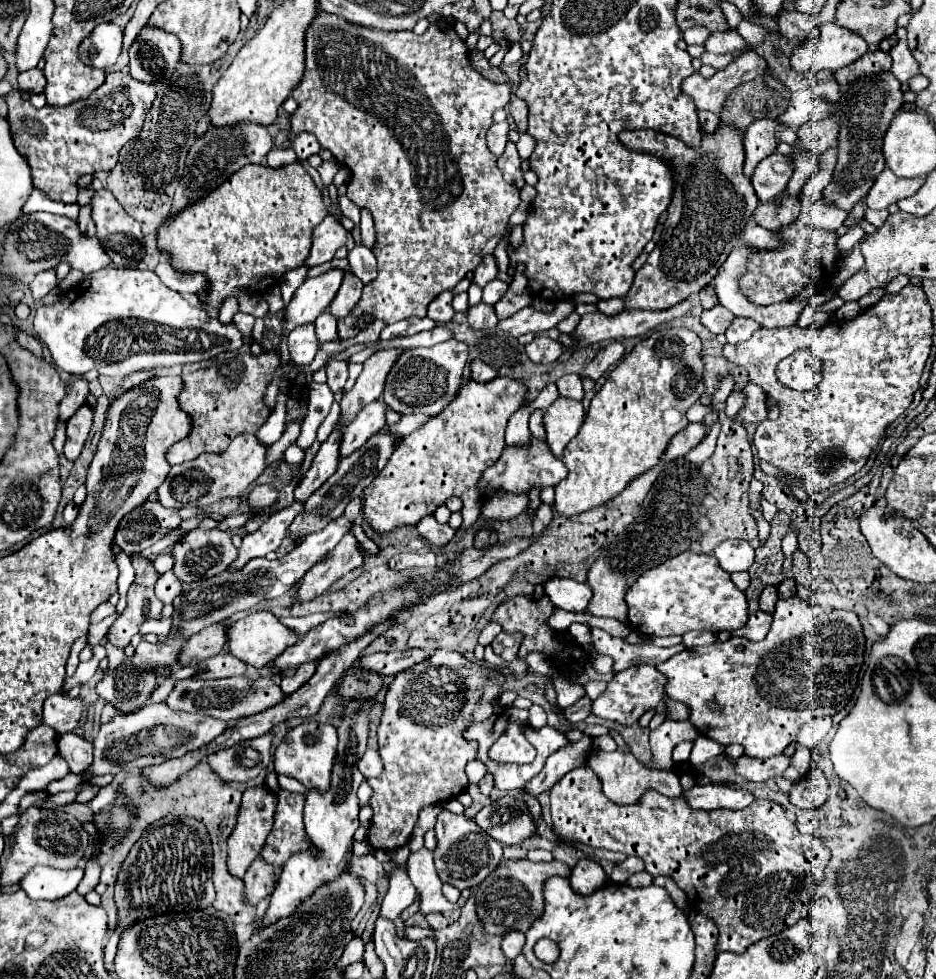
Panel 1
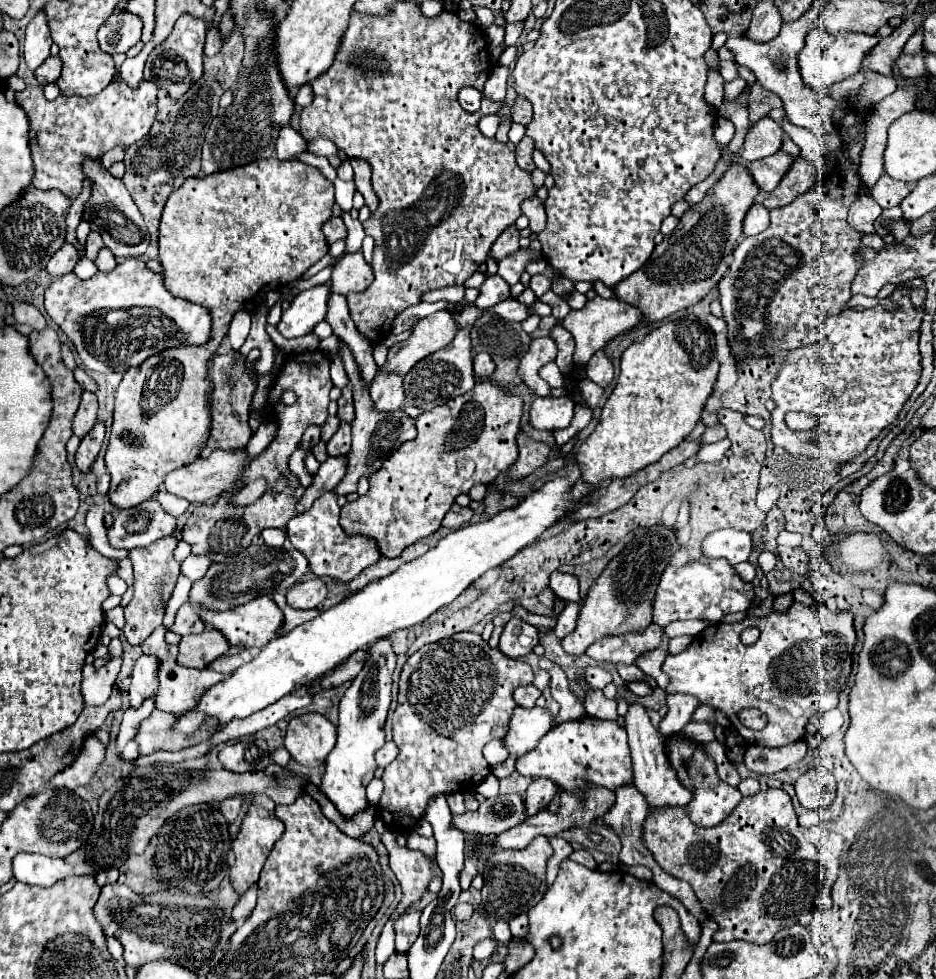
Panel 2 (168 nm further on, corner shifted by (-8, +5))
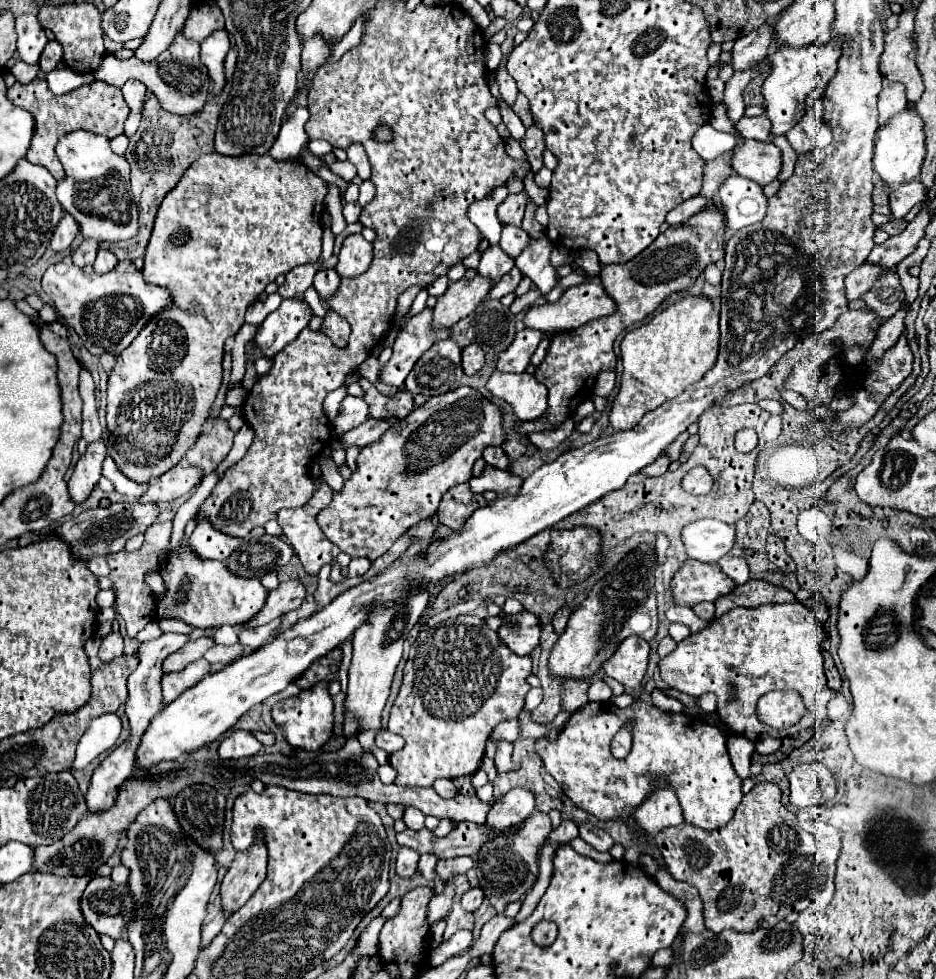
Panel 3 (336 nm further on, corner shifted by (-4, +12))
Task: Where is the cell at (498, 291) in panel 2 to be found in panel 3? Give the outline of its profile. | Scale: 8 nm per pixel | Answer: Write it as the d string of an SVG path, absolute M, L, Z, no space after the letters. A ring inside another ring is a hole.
M489 245L483 251L481 263L479 263L479 273L485 277L491 277L495 283L515 267L513 257L507 257L507 253L503 253L503 249L499 249L499 245Z

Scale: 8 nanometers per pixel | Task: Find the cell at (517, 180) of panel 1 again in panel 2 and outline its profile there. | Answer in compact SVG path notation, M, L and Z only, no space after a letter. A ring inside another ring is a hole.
M523 136L523 140L515 148L515 156L517 156L519 168L523 168L525 172L533 172L535 170L535 164L531 160L531 154L533 154L533 142L527 136Z

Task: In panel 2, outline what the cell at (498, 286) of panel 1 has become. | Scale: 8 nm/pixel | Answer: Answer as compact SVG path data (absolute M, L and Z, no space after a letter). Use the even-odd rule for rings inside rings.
M529 248L513 252L511 256L507 256L499 262L499 276L503 276L503 280L507 280L509 286L517 284L519 276L523 274L523 268L525 268L525 264L529 264L529 260L531 260Z

